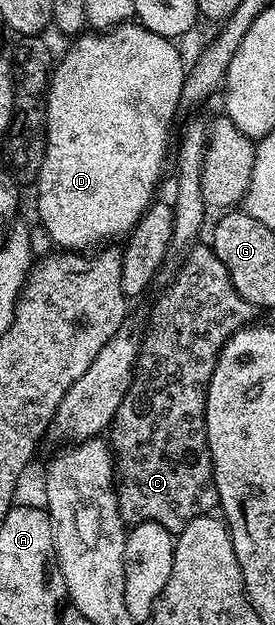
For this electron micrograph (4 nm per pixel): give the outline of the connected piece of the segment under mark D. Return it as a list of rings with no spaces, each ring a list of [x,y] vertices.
[[[138,21],[120,23],[118,27],[112,27],[110,31],[102,33],[83,33],[72,43],[75,44],[64,53],[63,60],[60,63],[58,60],[54,64],[51,82],[47,84],[45,96],[47,148],[45,149],[45,161],[41,165],[41,173],[33,190],[35,190],[35,211],[39,214],[39,223],[43,226],[44,233],[56,243],[56,248],[87,253],[130,235],[137,221],[146,213],[147,208],[156,198],[155,186],[159,183],[159,174],[163,171],[163,158],[167,155],[167,138],[171,135],[171,121],[175,117],[175,111],[180,110],[179,98],[185,74],[185,59],[183,63],[178,49],[175,48],[176,44],[172,40],[165,38],[164,35],[153,33]]]

